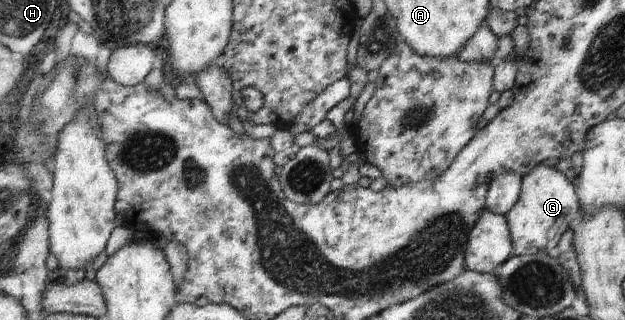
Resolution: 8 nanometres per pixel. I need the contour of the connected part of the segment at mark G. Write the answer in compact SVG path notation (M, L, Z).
M553 162L540 164L533 172L525 175L521 180L521 194L516 205L505 215L515 255L532 255L541 251L550 252L559 243L561 237L569 230L570 222L574 220L579 210L575 184L570 183L556 168Z

